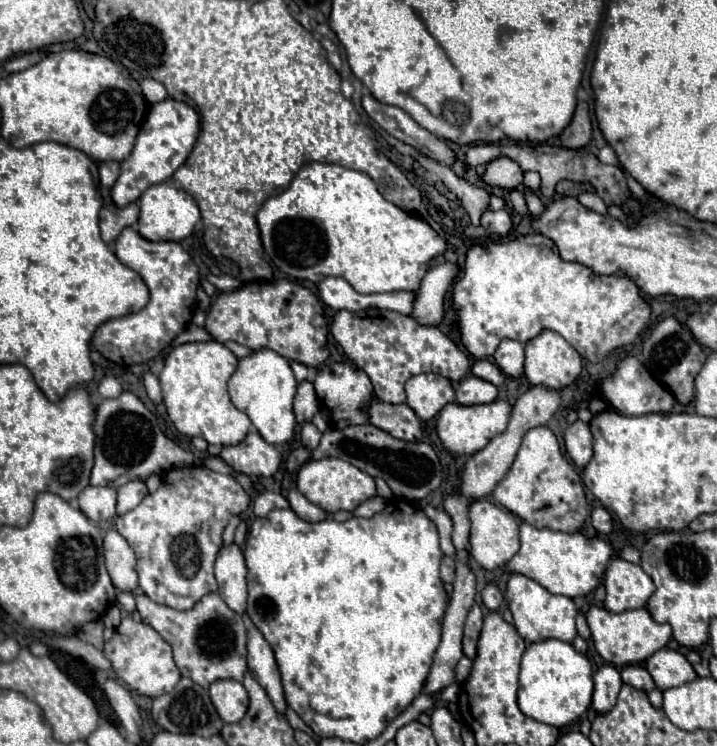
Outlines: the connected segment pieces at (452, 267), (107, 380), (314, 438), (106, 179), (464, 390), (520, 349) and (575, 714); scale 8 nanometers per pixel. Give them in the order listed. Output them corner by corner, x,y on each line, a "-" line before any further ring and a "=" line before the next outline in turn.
440,262
428,270
424,280
420,282
416,304
412,316
422,320
422,324
440,324
444,314
444,296
458,274
458,266
450,262
=
104,376
98,384
98,392
102,398
118,398
122,394
122,386
114,376
=
304,424
304,426
302,426
302,444
304,444
308,450
314,450
316,442
320,440
320,436
322,436
322,434
316,430
314,424
=
102,162
98,168
98,174
100,174
100,186
110,188
120,174
120,164
118,162
=
466,376
460,380
460,386
456,390
456,404
460,406
472,406
472,404
486,404
494,402
498,396
498,388
486,380
480,380
476,376
=
502,340
494,352
494,360
508,378
520,378
524,374
524,346
516,340
=
544,640
530,644
520,663
520,710
544,724
564,728
576,722
592,704
592,666
588,658
562,640

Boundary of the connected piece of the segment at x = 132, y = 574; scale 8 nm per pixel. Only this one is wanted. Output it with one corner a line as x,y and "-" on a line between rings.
108,530
104,534
104,562
118,590
132,592
138,588
136,556
128,546
126,538
120,536
116,530

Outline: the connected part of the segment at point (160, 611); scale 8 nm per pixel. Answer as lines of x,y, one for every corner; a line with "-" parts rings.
136,594
136,610
144,624
150,624
174,650
176,666
182,676
192,678
202,688
208,688
220,678
242,680
246,674
246,626
242,616
230,612
218,594
206,594
190,610
174,610
164,604
152,602
146,594

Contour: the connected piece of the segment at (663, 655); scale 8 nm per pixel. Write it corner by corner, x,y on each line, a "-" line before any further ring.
662,648
656,654
652,654
646,660
646,670
652,674
652,678
660,690
672,688
678,684
686,684
686,682
698,678
698,674
694,672
694,668
686,660
686,656
676,650
670,650
670,648

